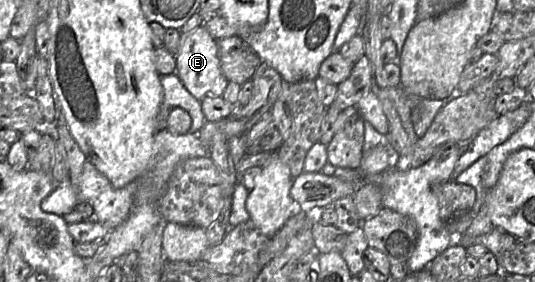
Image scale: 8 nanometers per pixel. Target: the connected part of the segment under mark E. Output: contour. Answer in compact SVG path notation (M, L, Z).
M204 24L191 32L181 33L176 64L176 73L183 85L197 100L201 101L208 96L223 96L229 81L221 69L218 41L211 36Z

